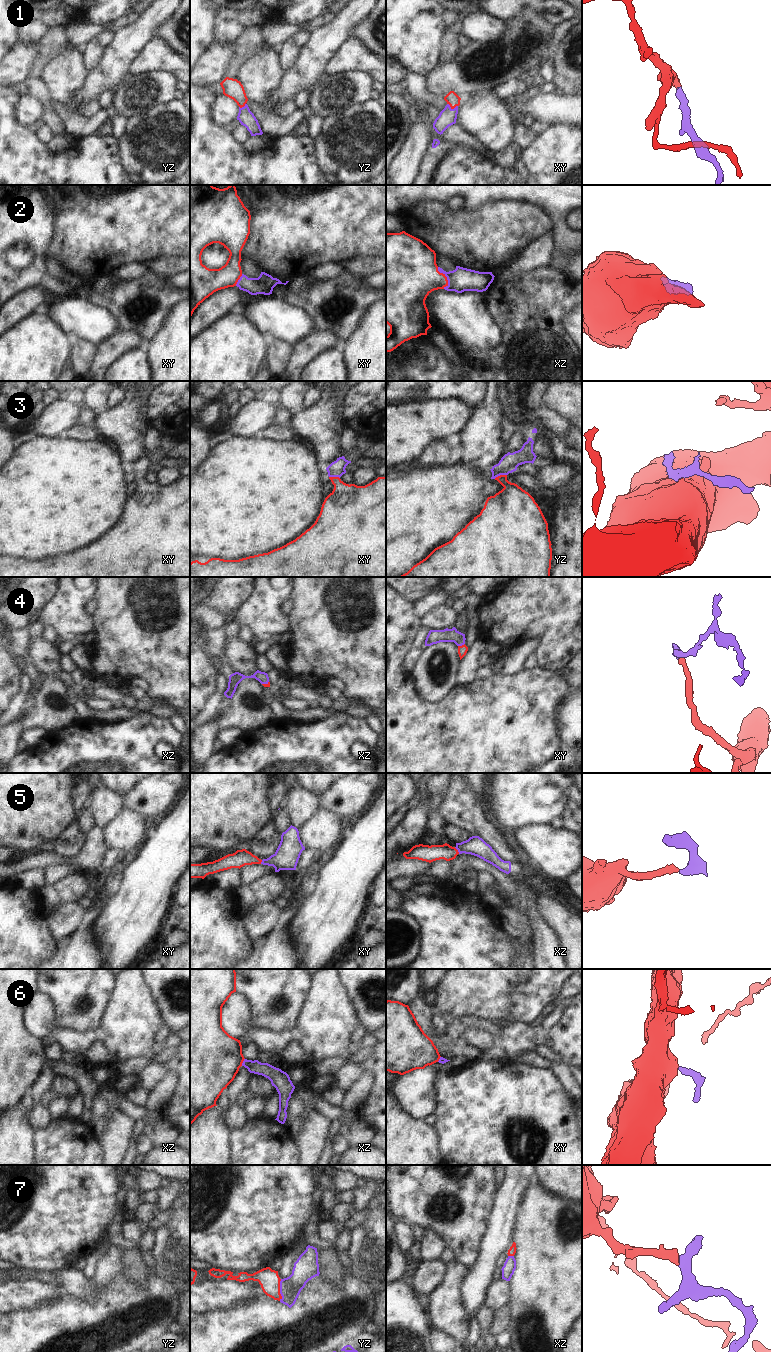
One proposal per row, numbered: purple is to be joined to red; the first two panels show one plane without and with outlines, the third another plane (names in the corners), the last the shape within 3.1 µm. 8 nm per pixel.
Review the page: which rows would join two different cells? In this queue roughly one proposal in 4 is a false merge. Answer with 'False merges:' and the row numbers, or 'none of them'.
False merges: none of them

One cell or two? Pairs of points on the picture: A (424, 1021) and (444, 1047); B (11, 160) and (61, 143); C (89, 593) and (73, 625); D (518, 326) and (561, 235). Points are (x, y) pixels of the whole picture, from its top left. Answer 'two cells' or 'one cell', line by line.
A: one cell
B: two cells
C: one cell
D: two cells

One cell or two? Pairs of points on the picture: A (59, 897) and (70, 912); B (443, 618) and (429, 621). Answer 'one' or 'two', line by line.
A: two
B: one

